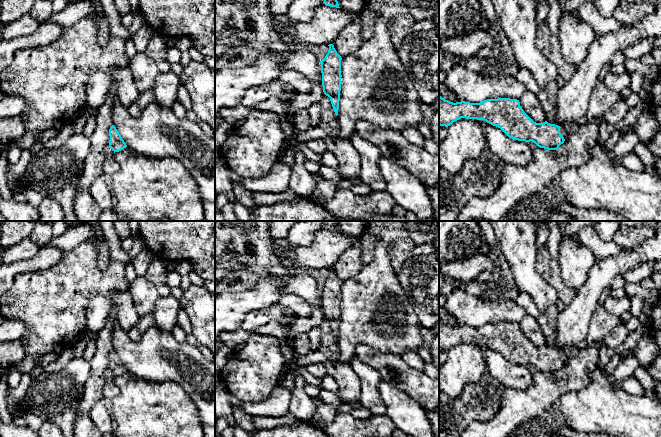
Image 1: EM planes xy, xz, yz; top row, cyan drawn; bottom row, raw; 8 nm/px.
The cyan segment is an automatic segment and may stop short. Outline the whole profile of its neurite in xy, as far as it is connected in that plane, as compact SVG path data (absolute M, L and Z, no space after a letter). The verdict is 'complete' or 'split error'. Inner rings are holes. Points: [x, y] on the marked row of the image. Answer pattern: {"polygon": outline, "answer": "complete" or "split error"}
{"polygon": "M112 125L109 129L109 136L109 147L114 151L114 153L119 152L127 147L126 143L114 125Z", "answer": "complete"}

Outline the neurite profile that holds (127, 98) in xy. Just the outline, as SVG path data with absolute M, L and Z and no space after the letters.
M128 66L113 68L107 73L113 82L102 106L97 109L96 129L90 137L90 152L84 160L81 178L76 192L89 190L92 182L103 175L106 150L109 147L109 129L112 124L112 109L115 101L126 108L135 103L140 92Z

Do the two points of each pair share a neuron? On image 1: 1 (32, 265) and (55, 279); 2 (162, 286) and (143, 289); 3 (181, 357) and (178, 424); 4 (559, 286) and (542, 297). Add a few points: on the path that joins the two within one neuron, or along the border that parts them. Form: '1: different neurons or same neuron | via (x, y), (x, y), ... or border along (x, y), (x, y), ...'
1: different neurons | border along (39, 269), (18, 272), (15, 275)
2: different neurons | border along (145, 275), (159, 295)
3: different neurons | border along (157, 381), (176, 382), (194, 404)
4: different neurons | border along (538, 273), (555, 290), (559, 299)

